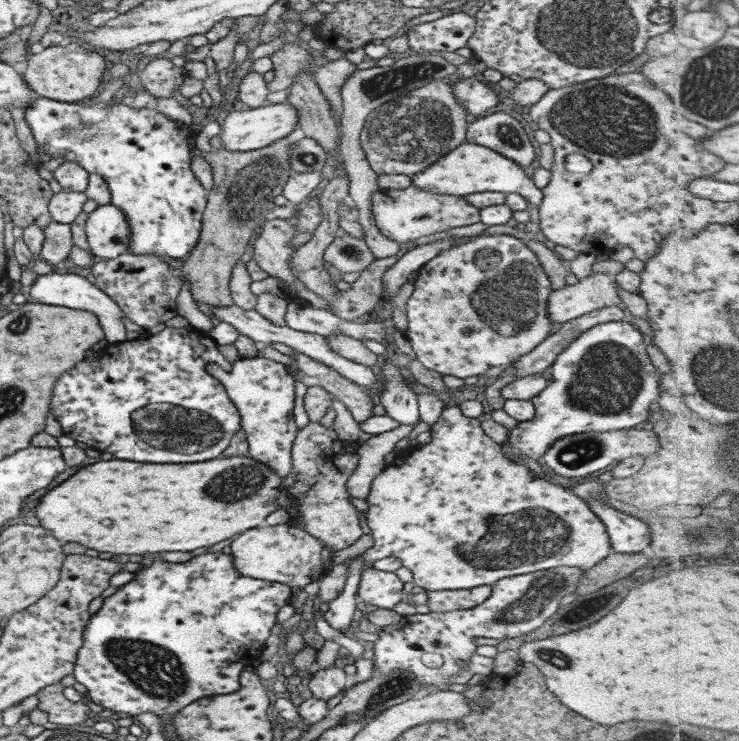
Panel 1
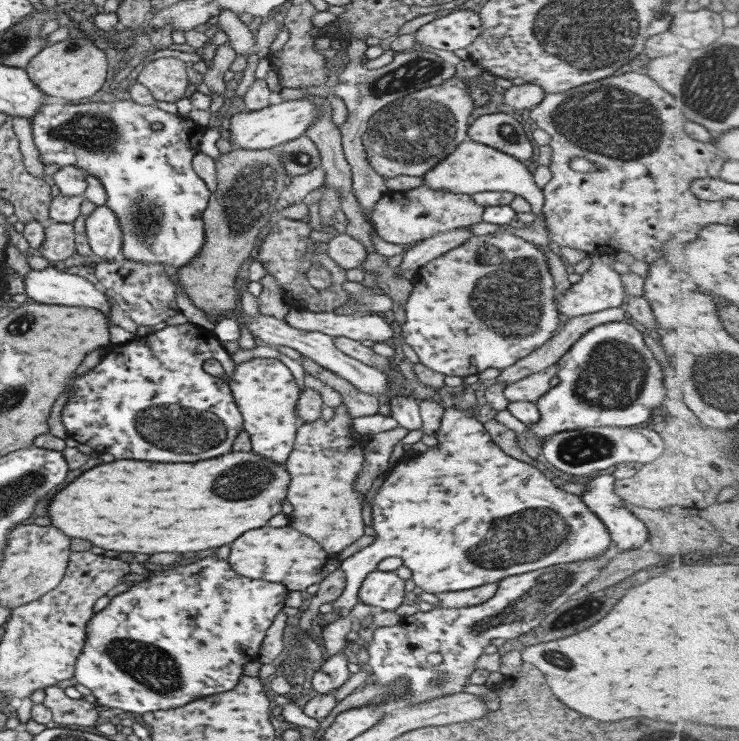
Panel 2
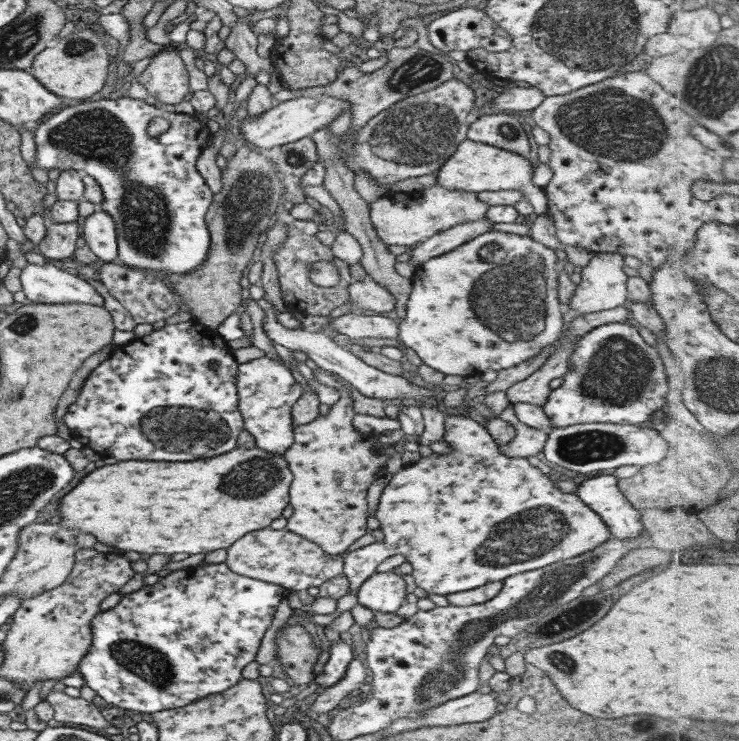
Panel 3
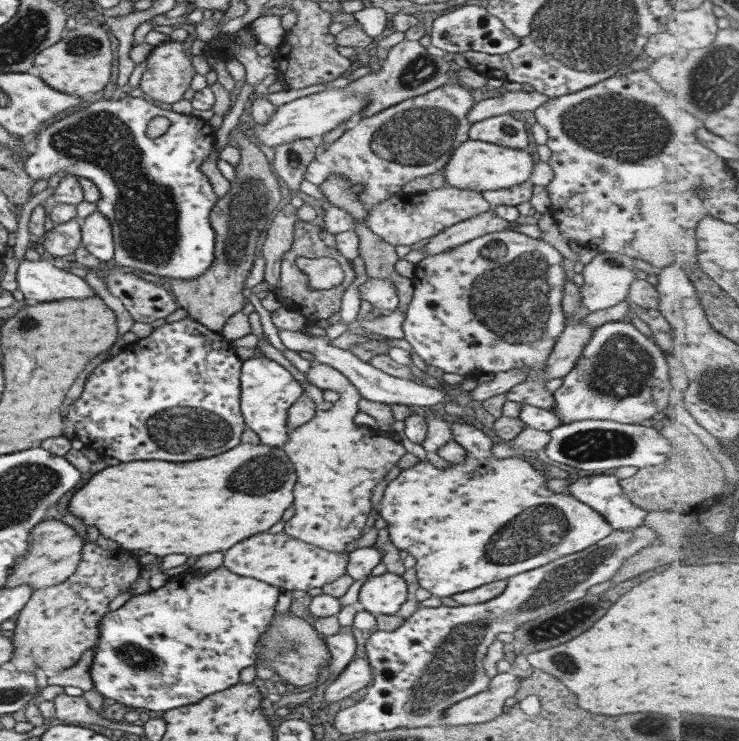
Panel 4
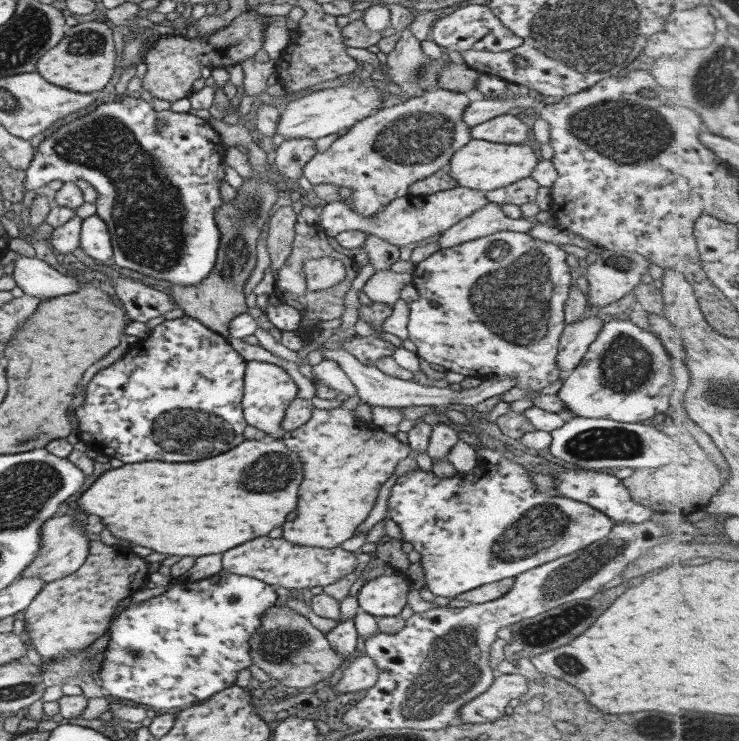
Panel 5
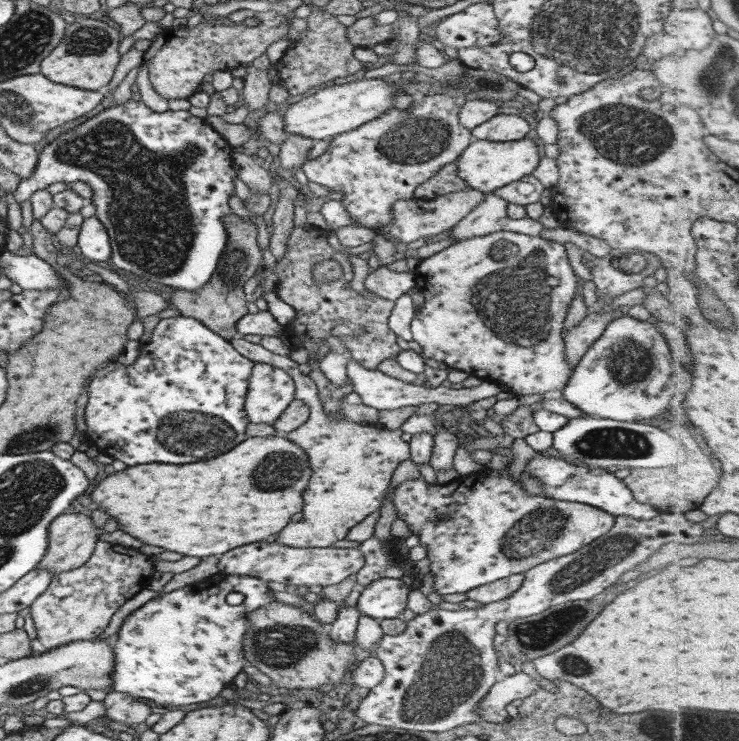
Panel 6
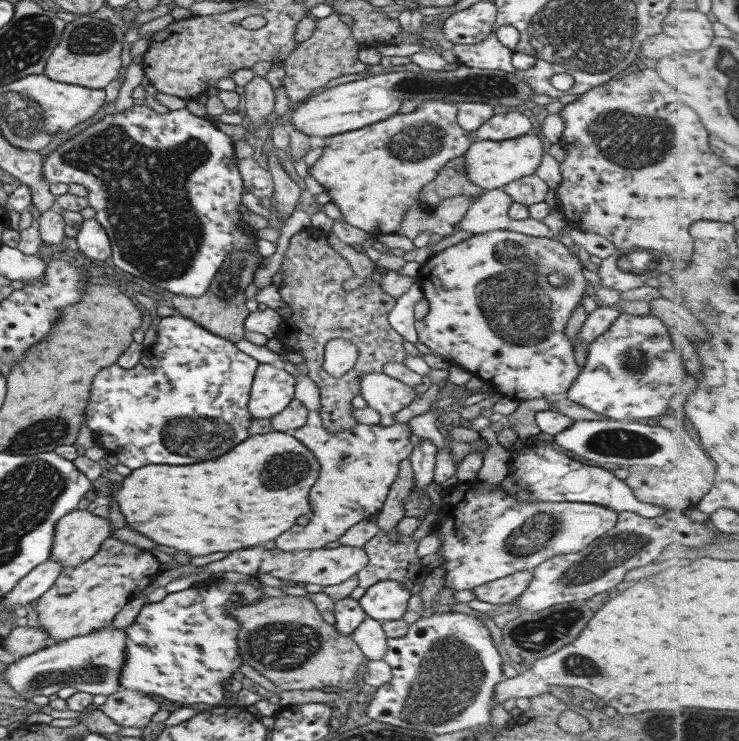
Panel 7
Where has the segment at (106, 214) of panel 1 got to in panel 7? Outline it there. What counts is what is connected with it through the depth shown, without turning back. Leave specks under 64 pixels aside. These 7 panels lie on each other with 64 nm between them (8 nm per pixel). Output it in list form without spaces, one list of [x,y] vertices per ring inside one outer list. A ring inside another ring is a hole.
[[[83,219],[75,236],[79,251],[85,259],[101,264],[111,257],[111,244],[104,227],[95,219]]]

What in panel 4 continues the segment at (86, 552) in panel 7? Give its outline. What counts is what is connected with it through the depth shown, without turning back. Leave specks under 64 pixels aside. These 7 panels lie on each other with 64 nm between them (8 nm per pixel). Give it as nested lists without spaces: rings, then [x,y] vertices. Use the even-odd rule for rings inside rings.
[[[52,519],[39,522],[31,532],[31,542],[25,556],[13,568],[8,580],[1,588],[12,588],[27,584],[33,591],[47,586],[56,586],[64,582],[78,568],[81,561],[82,547],[85,545],[83,538],[76,533],[73,526],[62,521]]]

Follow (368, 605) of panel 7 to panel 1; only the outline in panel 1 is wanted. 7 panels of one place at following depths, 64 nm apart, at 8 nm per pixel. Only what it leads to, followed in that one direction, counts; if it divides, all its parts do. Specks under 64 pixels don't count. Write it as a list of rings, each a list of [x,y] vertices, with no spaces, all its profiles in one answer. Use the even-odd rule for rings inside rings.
[[[369,566],[362,571],[358,596],[378,609],[392,610],[400,601],[406,600],[402,588],[403,582],[394,571],[382,571]]]

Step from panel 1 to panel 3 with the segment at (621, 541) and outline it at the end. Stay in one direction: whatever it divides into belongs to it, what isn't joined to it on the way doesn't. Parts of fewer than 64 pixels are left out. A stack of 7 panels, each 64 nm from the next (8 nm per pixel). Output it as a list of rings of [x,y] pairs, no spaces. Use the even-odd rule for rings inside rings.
[[[596,475],[586,479],[574,493],[602,518],[611,536],[625,540],[645,532],[640,511],[620,492],[616,476]]]

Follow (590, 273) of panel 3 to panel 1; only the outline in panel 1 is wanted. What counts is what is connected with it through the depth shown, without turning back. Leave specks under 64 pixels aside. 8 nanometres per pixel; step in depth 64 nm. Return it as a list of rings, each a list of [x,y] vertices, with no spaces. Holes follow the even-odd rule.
[[[593,272],[574,285],[552,290],[547,314],[554,324],[564,324],[593,310],[613,307],[621,301],[614,276]]]

